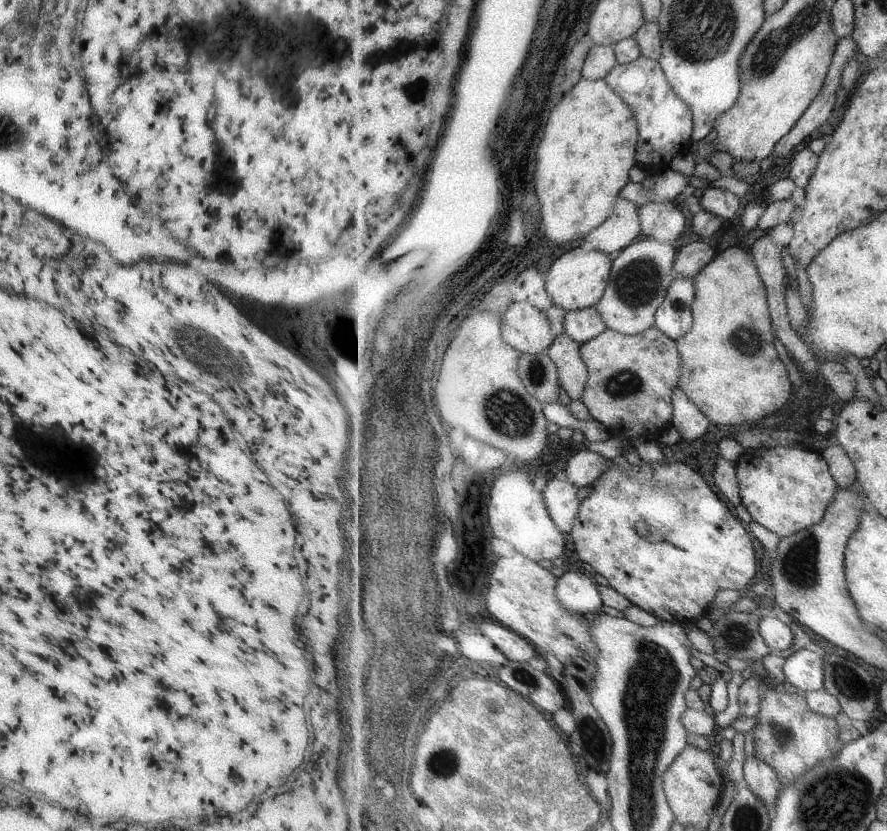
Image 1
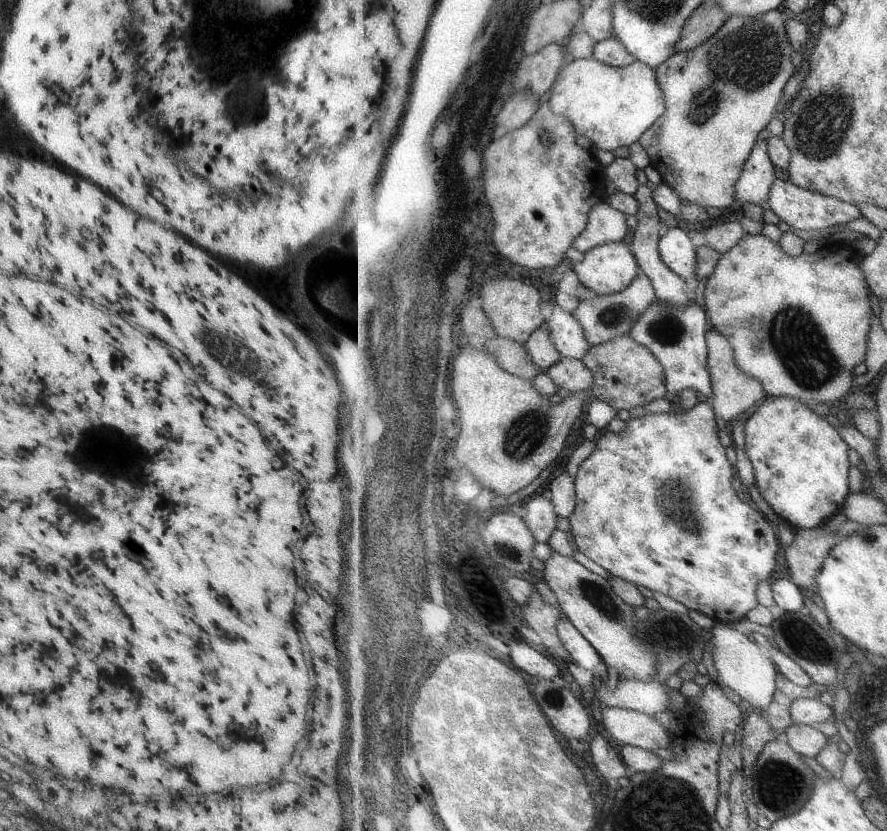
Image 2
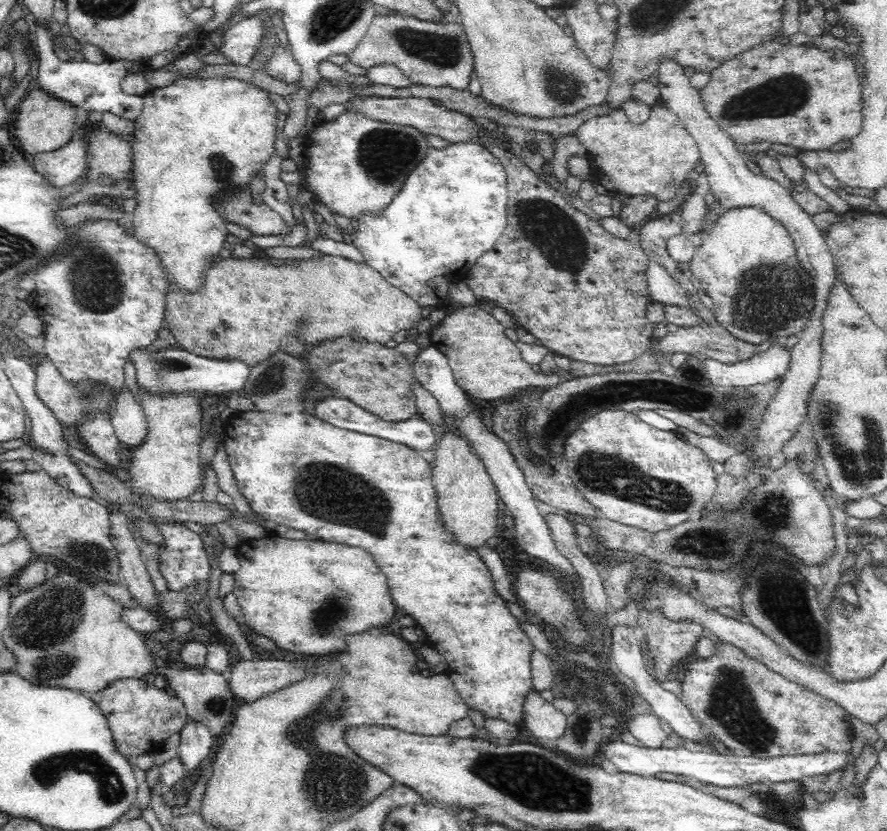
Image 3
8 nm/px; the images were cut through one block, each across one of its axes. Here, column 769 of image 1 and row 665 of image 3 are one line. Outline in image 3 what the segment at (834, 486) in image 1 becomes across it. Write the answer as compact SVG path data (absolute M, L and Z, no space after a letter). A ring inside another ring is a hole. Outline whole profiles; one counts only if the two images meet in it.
M231 411L223 418L225 452L230 468L234 473L237 488L246 498L252 512L272 525L284 524L294 530L302 530L308 536L316 536L316 540L347 544L351 547L362 547L373 557L380 571L386 576L387 585L395 606L400 606L405 614L412 616L416 624L422 626L426 642L443 655L446 662L446 674L454 681L455 687L465 700L469 709L481 712L486 719L501 718L516 725L523 720L522 706L524 698L533 690L532 673L530 673L530 652L535 649L525 632L520 628L518 619L506 607L506 602L494 593L492 575L476 550L464 549L452 541L452 535L446 533L438 521L438 505L436 490L431 477L432 466L418 456L412 448L402 444L390 443L376 436L366 436L358 432L342 430L319 420L315 415L294 413L291 415L274 414L272 412Z

